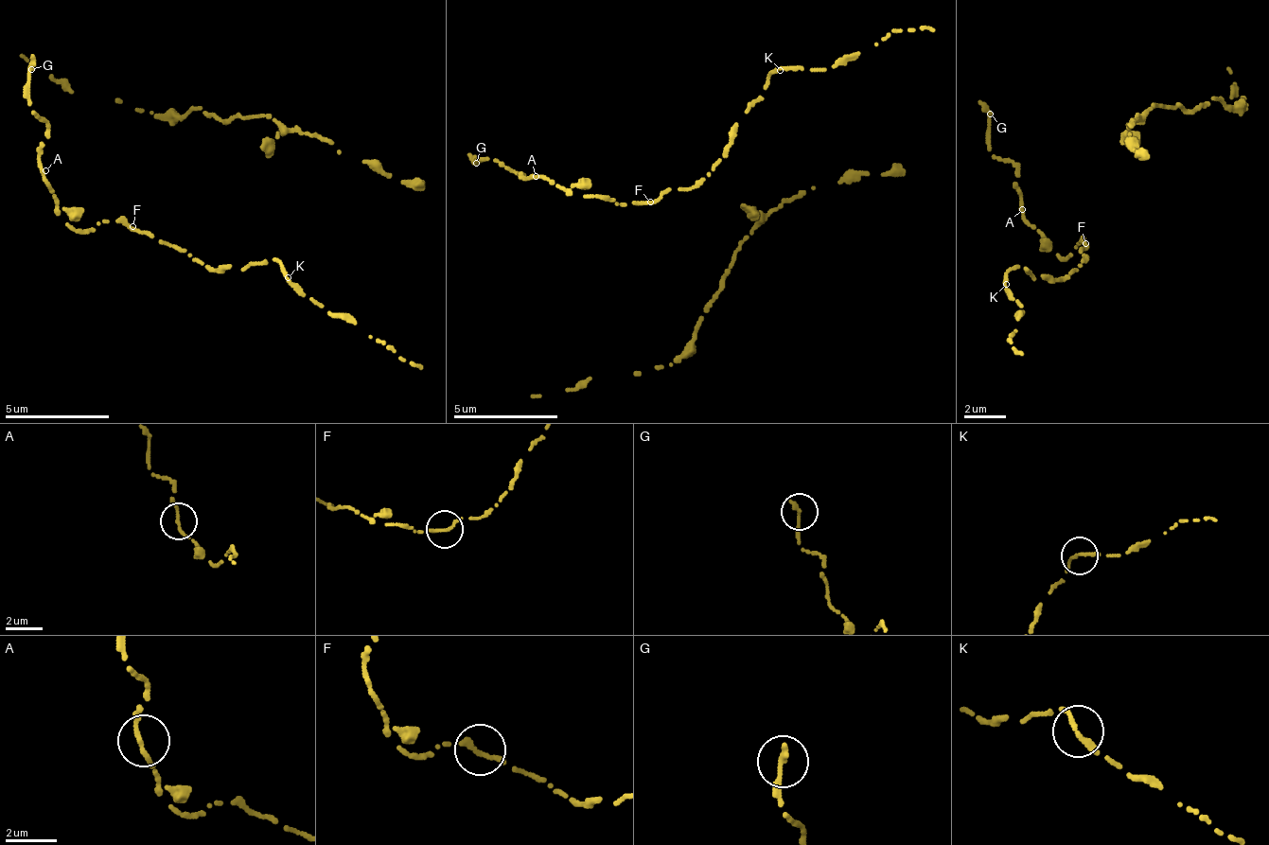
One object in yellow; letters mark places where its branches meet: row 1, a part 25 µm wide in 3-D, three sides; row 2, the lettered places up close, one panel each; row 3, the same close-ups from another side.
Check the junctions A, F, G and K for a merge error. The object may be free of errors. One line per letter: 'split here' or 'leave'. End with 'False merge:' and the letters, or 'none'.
A: leave
F: leave
G: leave
K: leave
False merge: none

